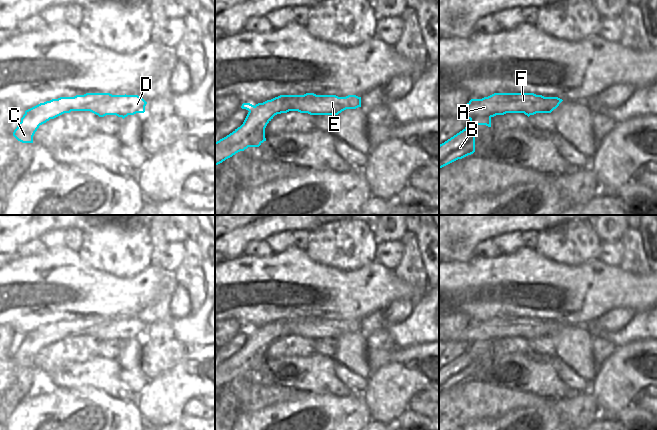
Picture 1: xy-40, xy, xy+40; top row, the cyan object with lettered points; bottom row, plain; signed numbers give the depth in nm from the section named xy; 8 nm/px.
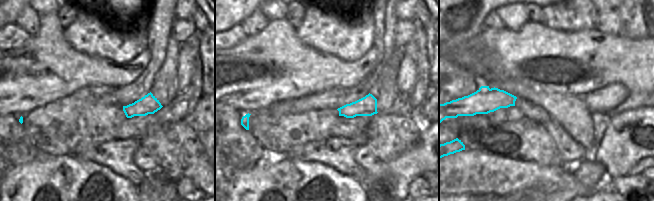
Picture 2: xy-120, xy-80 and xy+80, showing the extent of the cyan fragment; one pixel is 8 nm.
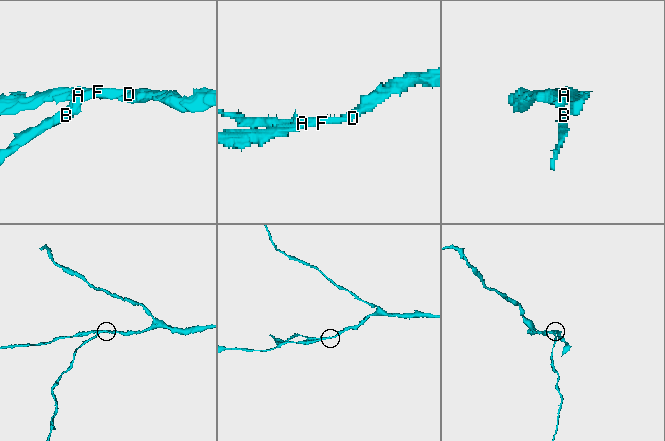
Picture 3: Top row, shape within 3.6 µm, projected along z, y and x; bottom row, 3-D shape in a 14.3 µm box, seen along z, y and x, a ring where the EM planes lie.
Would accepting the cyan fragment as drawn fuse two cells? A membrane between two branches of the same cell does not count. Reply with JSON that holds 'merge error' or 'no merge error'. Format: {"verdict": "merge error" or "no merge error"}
{"verdict": "merge error"}

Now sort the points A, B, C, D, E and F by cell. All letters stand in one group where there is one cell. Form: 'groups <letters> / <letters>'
groups A D E F / B C

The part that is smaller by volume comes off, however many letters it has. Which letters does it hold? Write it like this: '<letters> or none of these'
B, C

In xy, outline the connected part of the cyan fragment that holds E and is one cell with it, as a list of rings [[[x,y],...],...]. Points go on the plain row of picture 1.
[[[306,317],[304,319],[280,319],[274,323],[280,325],[273,333],[276,339],[289,335],[310,339],[338,339],[346,333],[361,331],[361,321],[356,319],[338,321]]]

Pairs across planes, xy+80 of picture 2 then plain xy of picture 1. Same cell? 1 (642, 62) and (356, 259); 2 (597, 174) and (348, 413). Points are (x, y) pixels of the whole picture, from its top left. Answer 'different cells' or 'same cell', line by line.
1: different cells
2: same cell

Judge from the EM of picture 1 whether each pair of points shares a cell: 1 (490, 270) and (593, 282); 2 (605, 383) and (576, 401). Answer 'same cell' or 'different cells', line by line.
1: same cell
2: different cells

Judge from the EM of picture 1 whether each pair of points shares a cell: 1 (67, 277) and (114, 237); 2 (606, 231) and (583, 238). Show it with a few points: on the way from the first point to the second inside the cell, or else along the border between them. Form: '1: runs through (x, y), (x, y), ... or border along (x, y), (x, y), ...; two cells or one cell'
1: border along (76, 251), (84, 262), (105, 272); two cells
2: border along (592, 225), (601, 242); two cells

